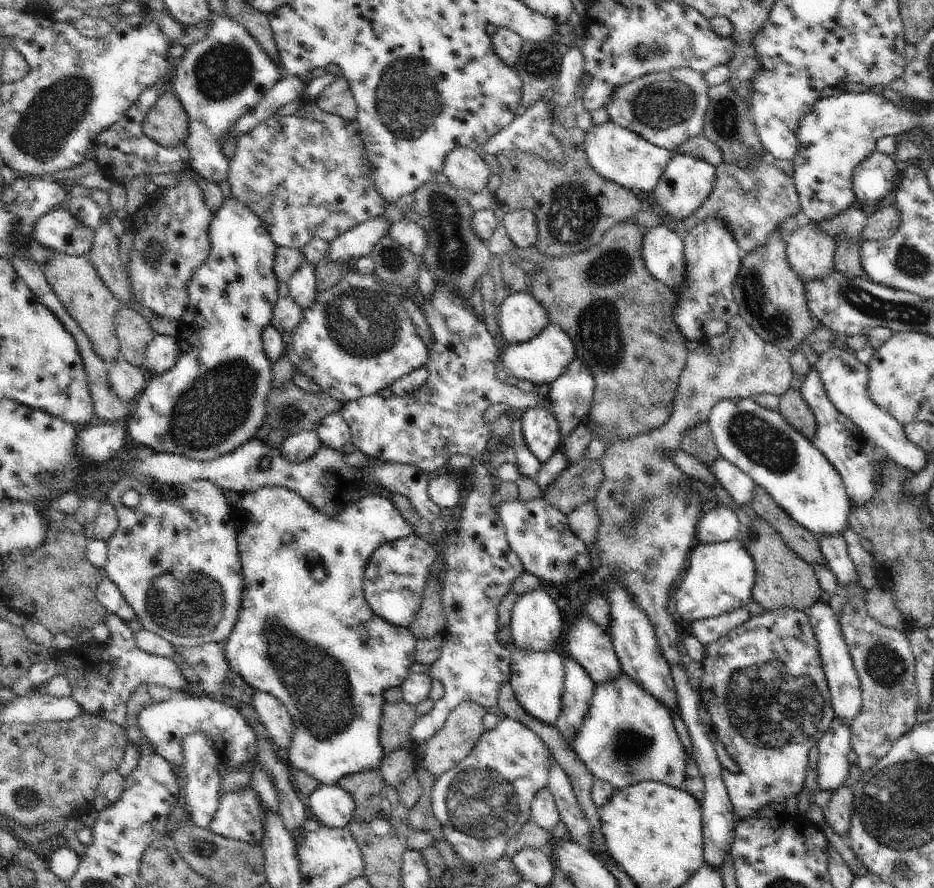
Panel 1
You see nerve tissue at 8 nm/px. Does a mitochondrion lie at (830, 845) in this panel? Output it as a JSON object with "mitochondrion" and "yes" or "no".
{"mitochondrion":"no"}

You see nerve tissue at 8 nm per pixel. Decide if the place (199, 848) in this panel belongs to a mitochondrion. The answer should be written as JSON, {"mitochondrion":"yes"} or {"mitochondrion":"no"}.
{"mitochondrion":"yes"}

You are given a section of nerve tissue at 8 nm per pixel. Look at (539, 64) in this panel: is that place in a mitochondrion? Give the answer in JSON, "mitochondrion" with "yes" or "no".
{"mitochondrion":"yes"}

